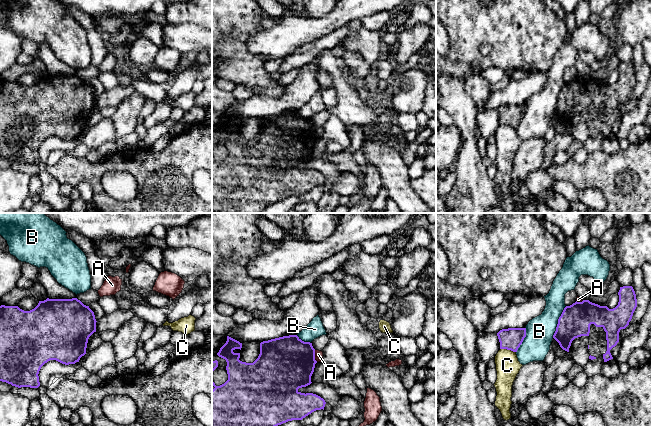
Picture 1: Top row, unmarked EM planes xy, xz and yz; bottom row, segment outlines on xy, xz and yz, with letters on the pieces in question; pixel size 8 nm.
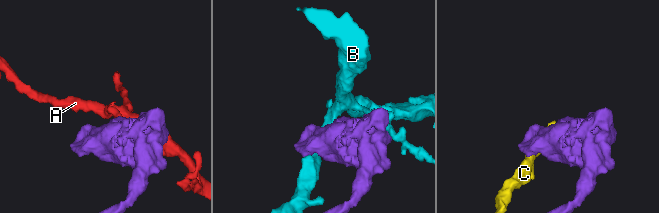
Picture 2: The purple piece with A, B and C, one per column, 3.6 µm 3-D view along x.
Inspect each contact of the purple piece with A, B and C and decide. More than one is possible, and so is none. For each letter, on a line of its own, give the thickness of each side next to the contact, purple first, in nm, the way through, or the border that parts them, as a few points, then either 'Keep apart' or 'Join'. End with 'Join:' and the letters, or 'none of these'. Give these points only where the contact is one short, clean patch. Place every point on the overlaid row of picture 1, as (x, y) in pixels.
A: Thickness 440 nm (purple) against 60 nm. Boundary: xz (314, 350), (314, 358), (317, 361). Keep apart
B: Thickness 260 nm (purple) against 220 nm. Keep apart
C: Thickness 170 nm (purple) against 190 nm. Boundary: yz (500, 348), (506, 348), (515, 352). Keep apart
Join: none of these

